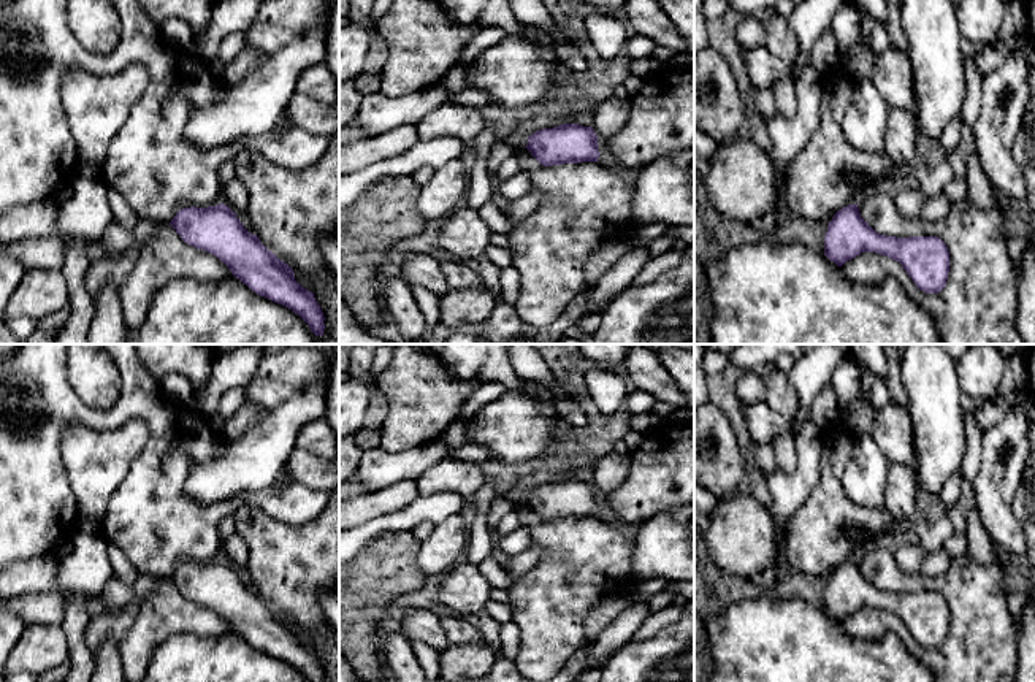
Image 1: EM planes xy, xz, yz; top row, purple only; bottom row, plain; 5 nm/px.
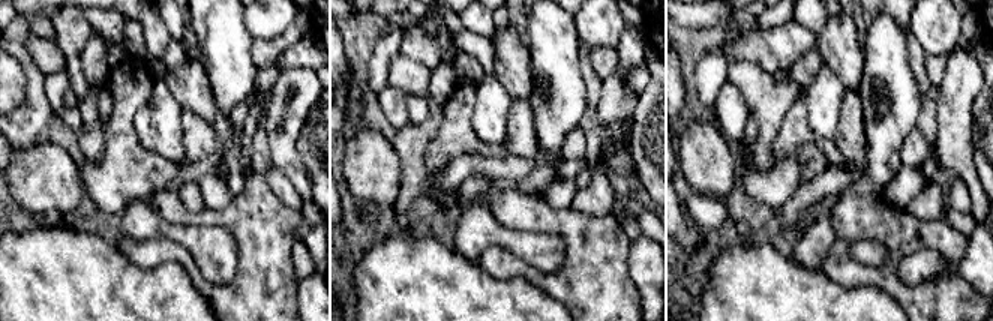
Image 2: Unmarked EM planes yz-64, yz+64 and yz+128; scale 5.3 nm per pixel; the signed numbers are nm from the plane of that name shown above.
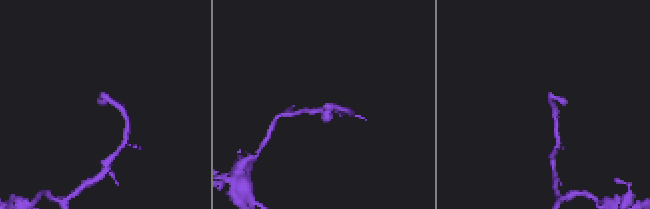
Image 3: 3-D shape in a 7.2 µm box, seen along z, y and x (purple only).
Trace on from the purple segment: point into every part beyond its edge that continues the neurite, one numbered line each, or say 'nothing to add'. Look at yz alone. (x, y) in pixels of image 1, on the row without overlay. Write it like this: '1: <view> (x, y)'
1: yz (818, 541)

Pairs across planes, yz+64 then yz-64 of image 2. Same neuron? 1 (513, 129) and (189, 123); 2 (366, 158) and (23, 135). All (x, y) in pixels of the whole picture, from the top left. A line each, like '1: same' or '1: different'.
1: same
2: different

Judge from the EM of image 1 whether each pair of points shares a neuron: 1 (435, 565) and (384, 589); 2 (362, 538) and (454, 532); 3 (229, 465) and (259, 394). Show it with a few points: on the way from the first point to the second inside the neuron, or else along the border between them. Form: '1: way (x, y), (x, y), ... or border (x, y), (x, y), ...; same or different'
1: border (420, 541), (417, 565), (425, 578); different
2: border (458, 513), (435, 524); different
3: border (303, 390), (270, 409); different

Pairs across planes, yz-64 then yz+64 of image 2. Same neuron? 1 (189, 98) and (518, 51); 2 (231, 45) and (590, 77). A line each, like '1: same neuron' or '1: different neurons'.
1: same neuron
2: different neurons

